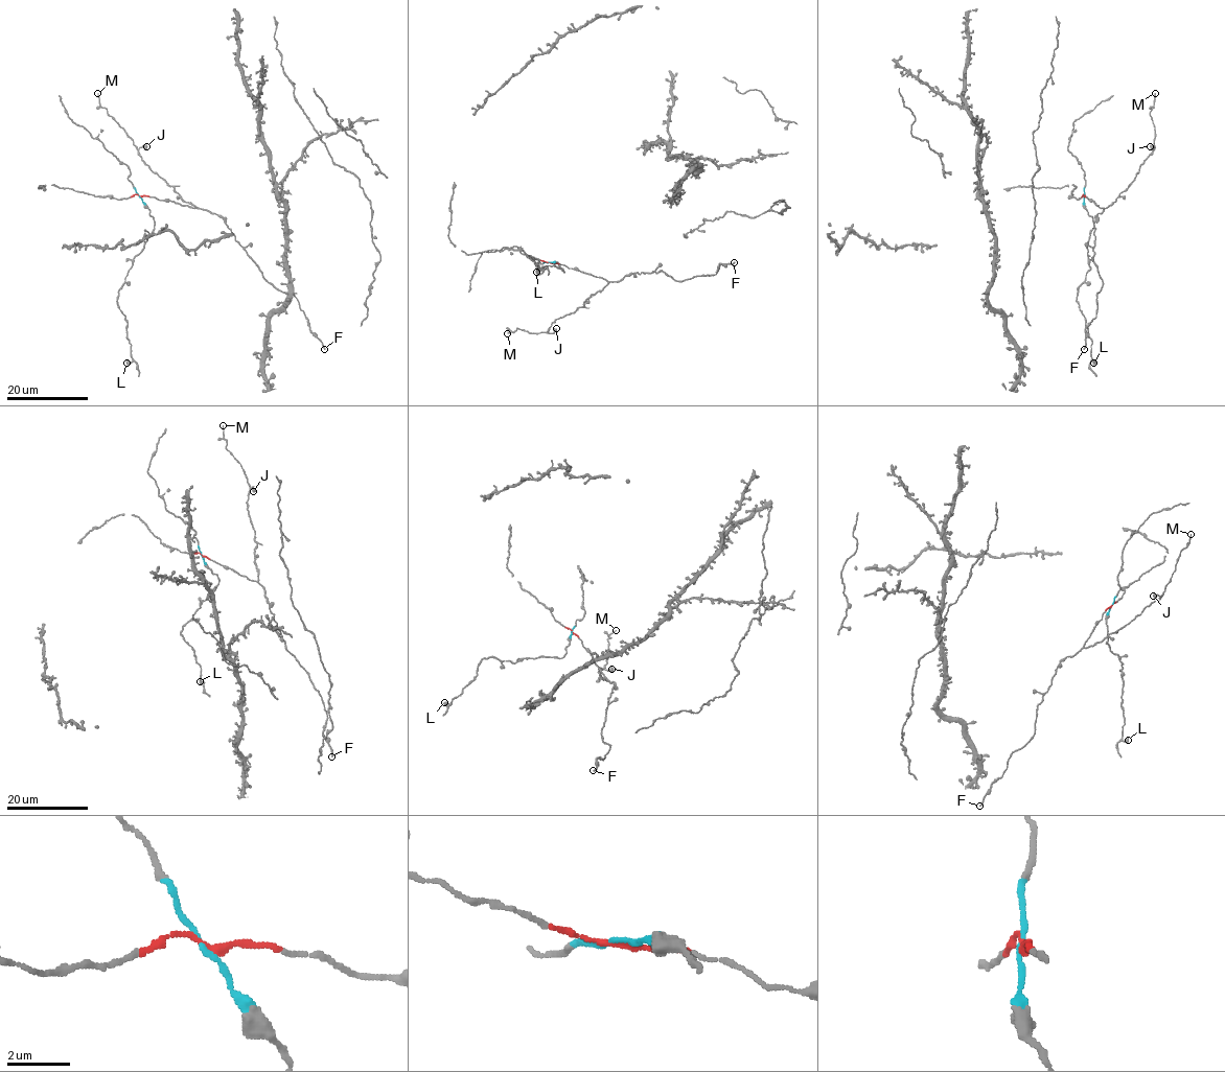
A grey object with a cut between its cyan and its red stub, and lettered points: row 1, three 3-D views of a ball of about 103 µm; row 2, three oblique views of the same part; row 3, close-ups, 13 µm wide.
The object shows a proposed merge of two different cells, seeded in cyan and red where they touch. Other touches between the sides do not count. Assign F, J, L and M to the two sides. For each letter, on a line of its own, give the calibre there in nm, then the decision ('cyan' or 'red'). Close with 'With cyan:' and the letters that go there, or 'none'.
F: 170 nm thick; red
J: 600 nm thick; red
L: 650 nm thick; cyan
M: 110 nm thick; red
With cyan: L

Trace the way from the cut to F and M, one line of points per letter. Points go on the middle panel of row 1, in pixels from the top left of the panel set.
F: (549, 262), (608, 281), (661, 271), (678, 280), (715, 274), (720, 264), (734, 262)
M: (549, 262), (577, 269), (608, 282), (581, 307), (558, 318), (547, 331), (530, 333), (517, 328), (507, 333)

